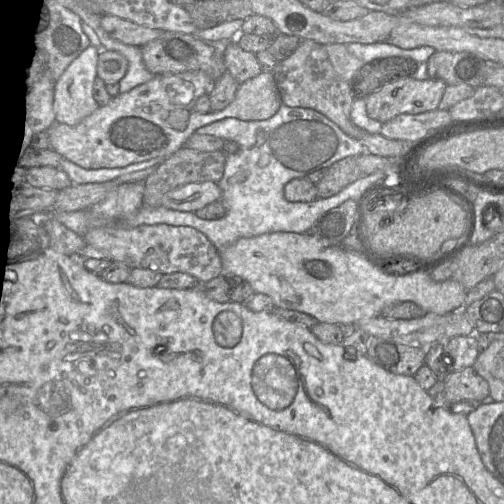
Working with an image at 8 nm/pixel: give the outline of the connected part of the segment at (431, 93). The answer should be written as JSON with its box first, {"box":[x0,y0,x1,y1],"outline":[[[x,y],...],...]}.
{"box":[364,76,446,123],"outline":[[[412,76],[387,83],[364,98],[367,115],[386,123],[401,114],[436,110],[446,86],[440,79],[417,80]]]}

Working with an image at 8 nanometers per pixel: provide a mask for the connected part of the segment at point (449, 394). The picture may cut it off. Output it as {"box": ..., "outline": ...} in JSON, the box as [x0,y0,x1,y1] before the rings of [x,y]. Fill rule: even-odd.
{"box":[444,367,490,404],"outline":[[[473,367],[451,372],[444,384],[446,397],[452,404],[463,400],[482,401],[490,394],[488,382]]]}

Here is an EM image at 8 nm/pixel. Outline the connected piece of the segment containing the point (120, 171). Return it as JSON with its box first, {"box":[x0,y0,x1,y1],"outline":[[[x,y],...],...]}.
{"box":[59,157,169,185],"outline":[[[156,157],[143,162],[133,163],[121,168],[101,168],[85,169],[66,159],[60,163],[59,169],[64,171],[70,178],[71,182],[76,185],[103,183],[114,180],[121,175],[145,170],[154,165],[161,165],[169,157]]]}

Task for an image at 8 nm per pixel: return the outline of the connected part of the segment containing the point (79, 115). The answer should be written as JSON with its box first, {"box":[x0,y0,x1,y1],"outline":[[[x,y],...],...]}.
{"box":[54,46,99,126],"outline":[[[89,46],[57,80],[54,101],[57,123],[75,126],[99,107],[93,97],[98,58],[97,48]]]}

